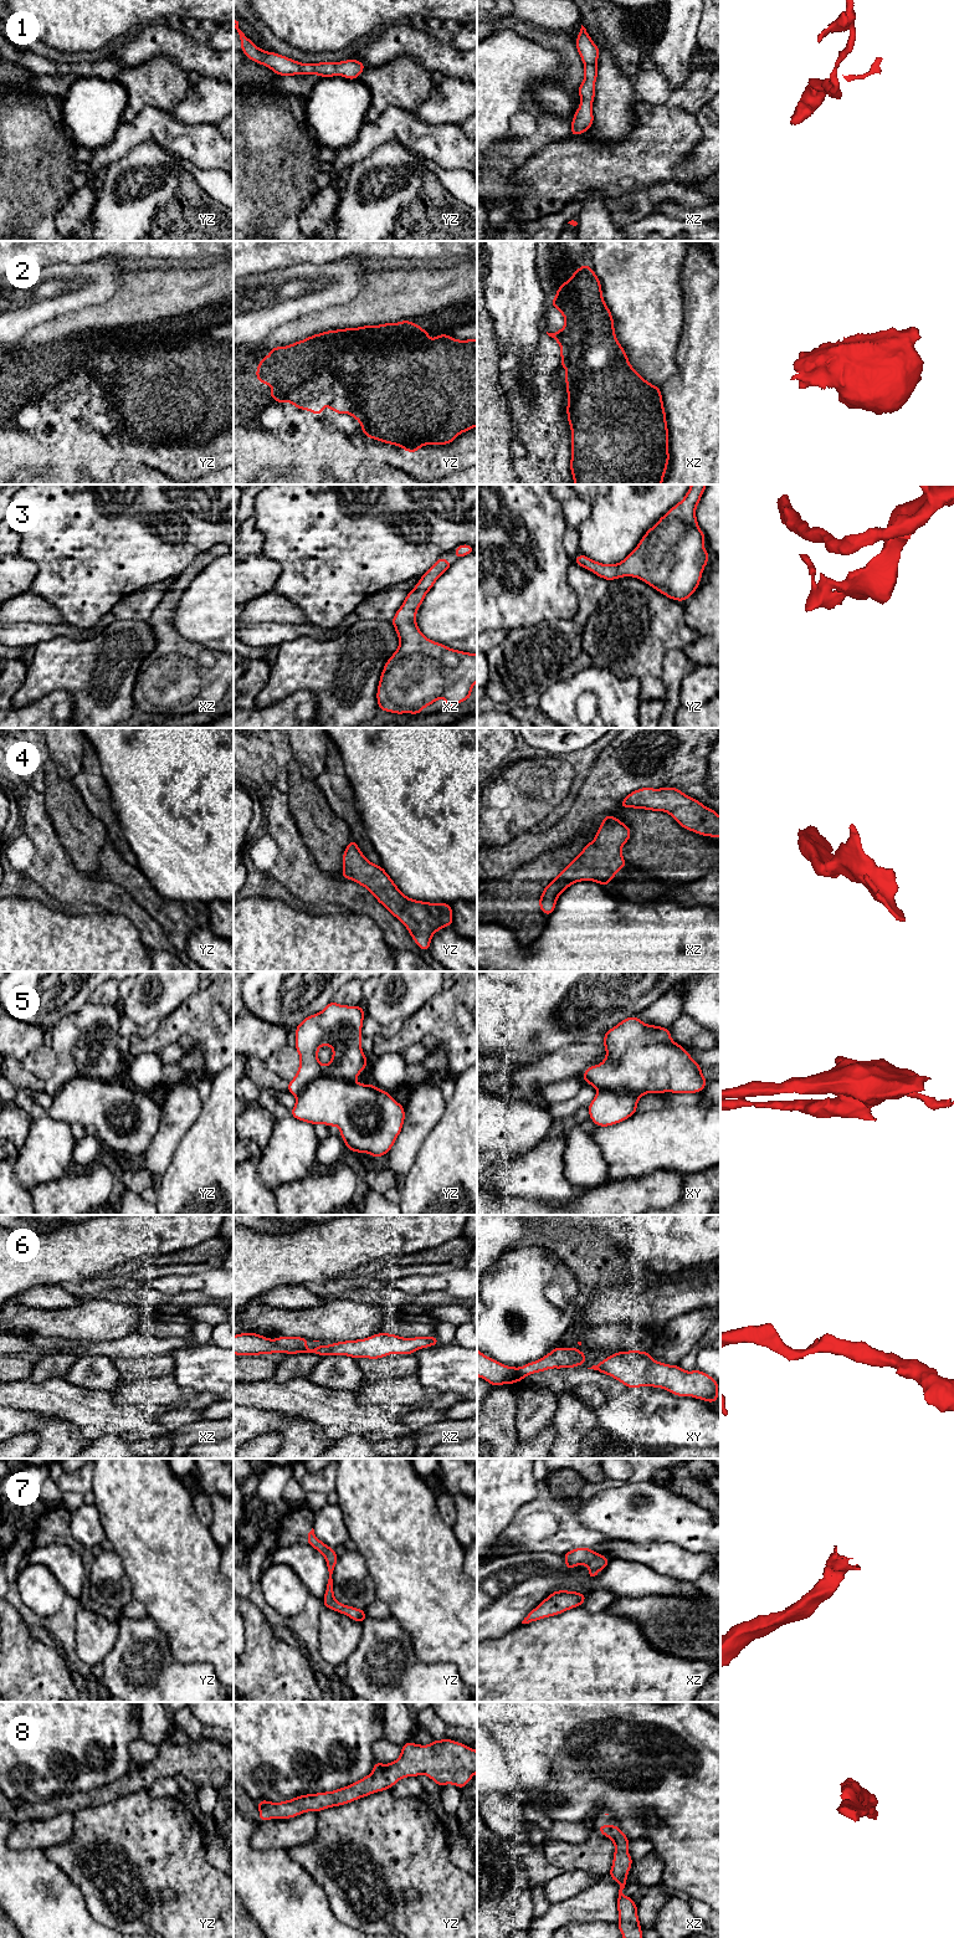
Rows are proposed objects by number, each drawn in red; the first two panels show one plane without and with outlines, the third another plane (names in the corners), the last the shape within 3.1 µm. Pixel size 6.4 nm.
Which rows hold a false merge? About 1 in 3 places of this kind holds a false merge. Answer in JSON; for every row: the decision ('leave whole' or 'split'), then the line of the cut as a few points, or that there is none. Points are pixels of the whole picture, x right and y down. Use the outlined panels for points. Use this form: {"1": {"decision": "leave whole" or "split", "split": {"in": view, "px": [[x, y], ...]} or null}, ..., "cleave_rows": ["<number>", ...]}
{"1": {"decision": "leave whole", "split": null}, "2": {"decision": "leave whole", "split": null}, "3": {"decision": "leave whole", "split": null}, "4": {"decision": "leave whole", "split": null}, "5": {"decision": "split", "split": {"in": "yz", "px": [[354, 1081], [340, 1081], [329, 1076], [318, 1076], [297, 1097]]}}, "6": {"decision": "leave whole", "split": null}, "7": {"decision": "leave whole", "split": null}, "8": {"decision": "leave whole", "split": null}, "cleave_rows": ["5"]}

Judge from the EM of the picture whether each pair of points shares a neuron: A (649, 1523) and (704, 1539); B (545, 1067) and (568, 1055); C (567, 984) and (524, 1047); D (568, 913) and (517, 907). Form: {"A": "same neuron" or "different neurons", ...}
{"A": "same neuron", "B": "same neuron", "C": "same neuron", "D": "different neurons"}

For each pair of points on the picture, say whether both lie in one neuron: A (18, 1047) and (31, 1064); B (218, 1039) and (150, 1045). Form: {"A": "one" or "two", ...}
{"A": "two", "B": "one"}

